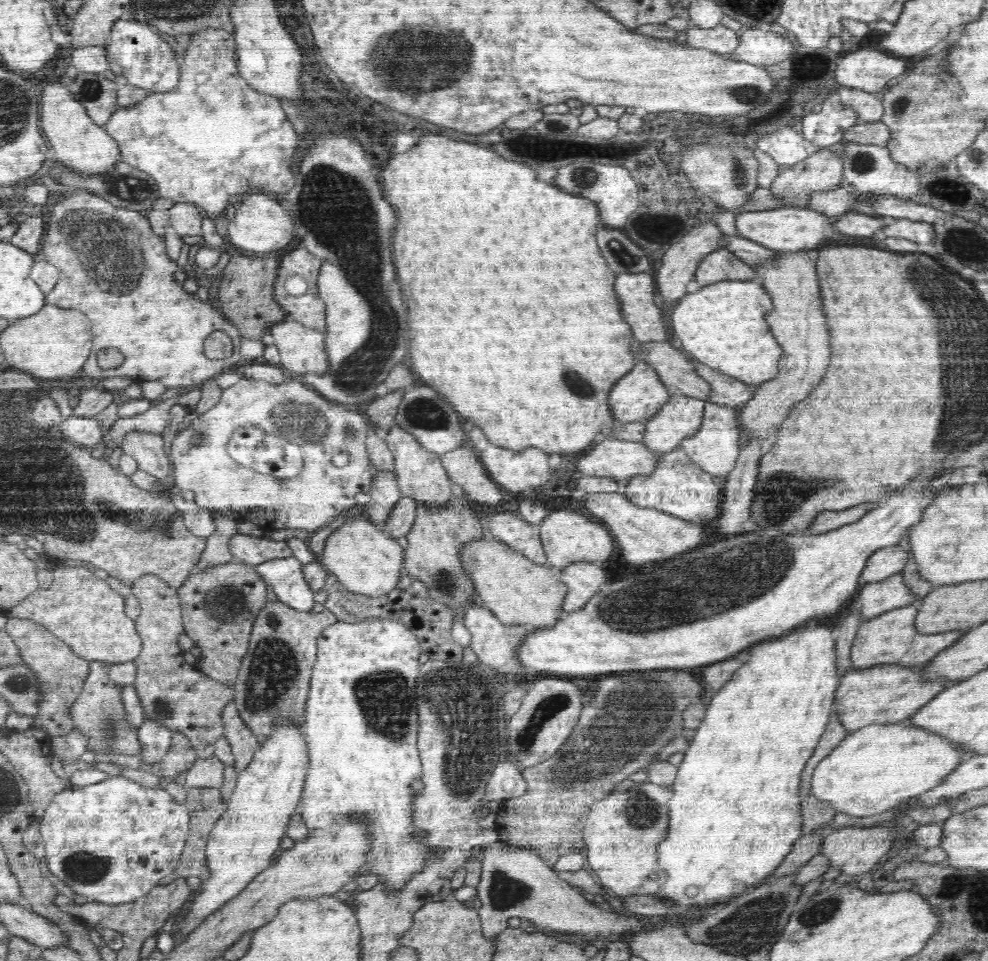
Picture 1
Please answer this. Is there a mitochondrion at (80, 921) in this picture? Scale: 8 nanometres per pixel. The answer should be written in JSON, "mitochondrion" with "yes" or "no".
{"mitochondrion":"no"}

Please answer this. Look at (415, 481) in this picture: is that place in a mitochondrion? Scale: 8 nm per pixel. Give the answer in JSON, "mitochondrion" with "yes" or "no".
{"mitochondrion":"no"}

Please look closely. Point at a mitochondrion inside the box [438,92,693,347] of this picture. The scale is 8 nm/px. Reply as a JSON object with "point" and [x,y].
{"point":[618,252]}

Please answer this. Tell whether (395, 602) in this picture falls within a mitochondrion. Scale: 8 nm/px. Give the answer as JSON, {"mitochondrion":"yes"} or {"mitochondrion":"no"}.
{"mitochondrion":"no"}

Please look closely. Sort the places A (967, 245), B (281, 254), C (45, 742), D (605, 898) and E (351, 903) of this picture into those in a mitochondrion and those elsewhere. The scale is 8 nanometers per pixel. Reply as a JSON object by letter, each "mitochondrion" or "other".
{"A":"mitochondrion","B":"other","C":"other","D":"other","E":"other"}

